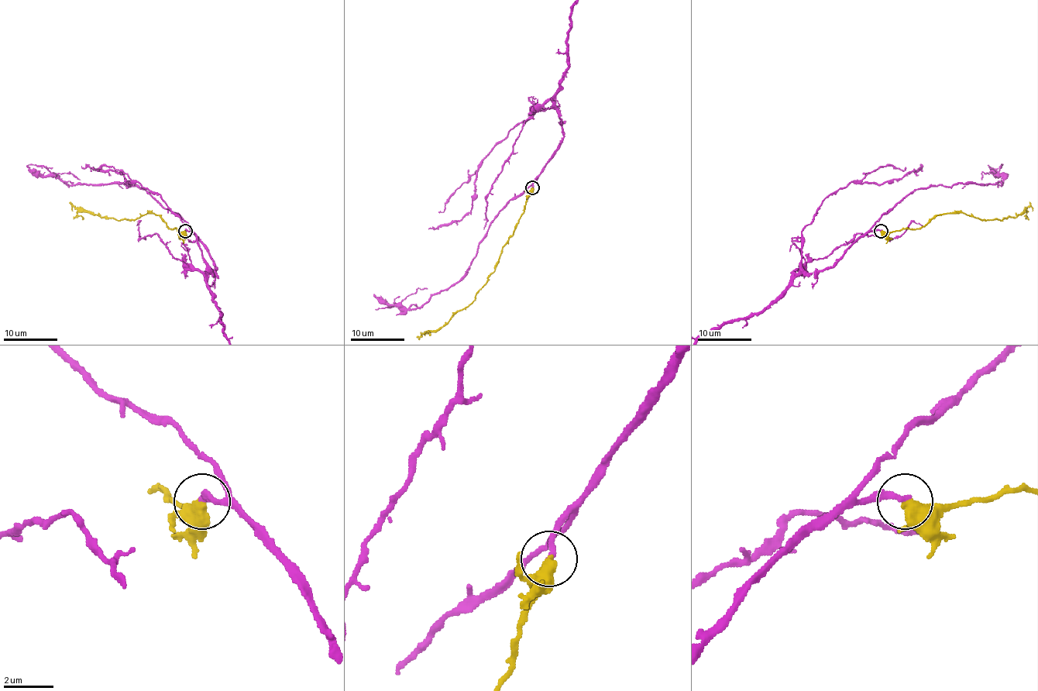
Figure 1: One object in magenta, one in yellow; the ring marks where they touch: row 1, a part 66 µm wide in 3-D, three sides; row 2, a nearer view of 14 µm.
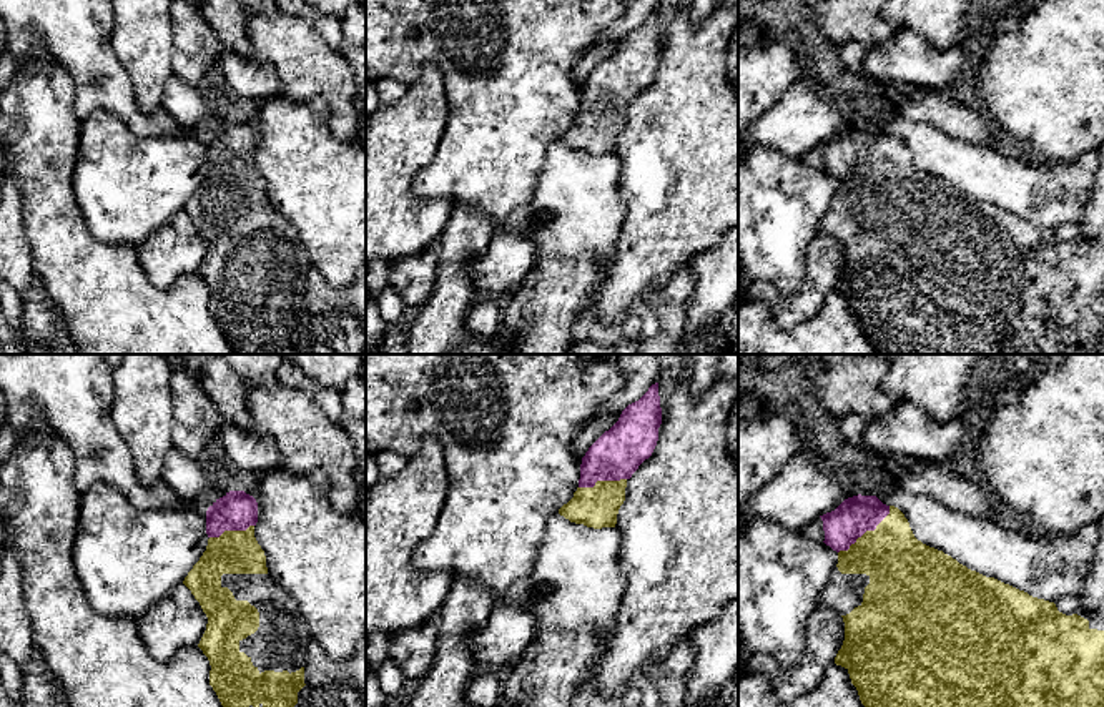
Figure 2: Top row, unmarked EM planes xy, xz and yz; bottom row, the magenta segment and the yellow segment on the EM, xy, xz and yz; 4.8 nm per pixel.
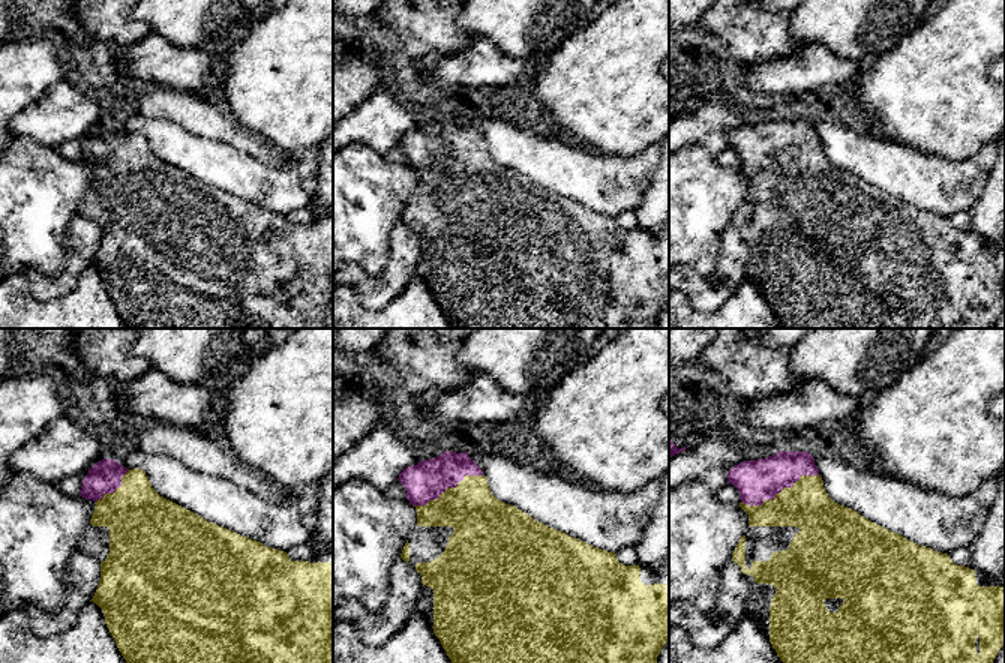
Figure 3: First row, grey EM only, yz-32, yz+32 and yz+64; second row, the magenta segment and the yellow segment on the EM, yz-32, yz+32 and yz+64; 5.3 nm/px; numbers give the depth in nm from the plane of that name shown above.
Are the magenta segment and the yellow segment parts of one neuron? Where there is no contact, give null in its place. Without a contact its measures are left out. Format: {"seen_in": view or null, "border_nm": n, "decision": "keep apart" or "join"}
{"seen_in": "yz", "border_nm": 340, "decision": "join"}

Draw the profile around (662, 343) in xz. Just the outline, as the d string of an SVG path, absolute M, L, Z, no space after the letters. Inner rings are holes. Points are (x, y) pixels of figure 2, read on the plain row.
M673 273L668 283L647 296L648 308L658 321L658 333L640 338L635 354L678 354L677 346L688 324L688 299L693 294L693 279Z

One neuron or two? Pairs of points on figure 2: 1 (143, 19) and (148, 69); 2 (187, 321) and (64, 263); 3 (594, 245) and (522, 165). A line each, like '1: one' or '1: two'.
1: one
2: one
3: two

